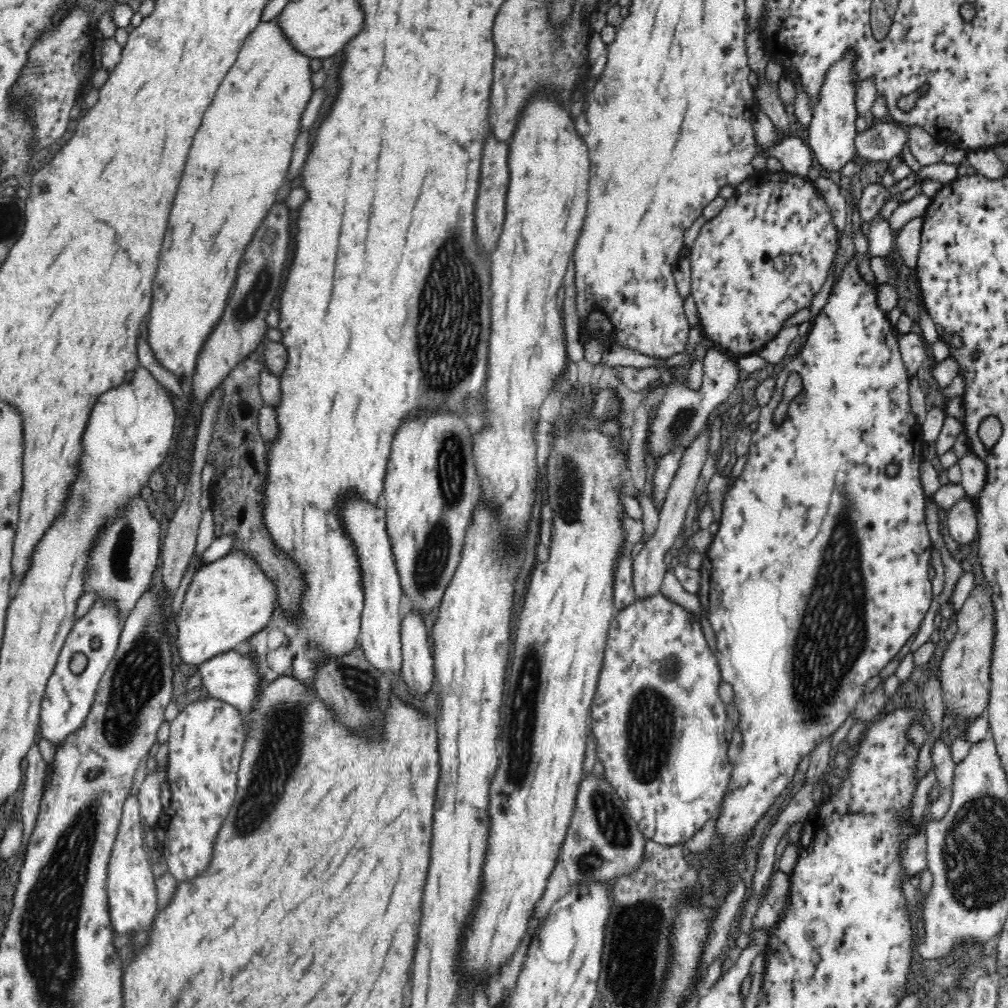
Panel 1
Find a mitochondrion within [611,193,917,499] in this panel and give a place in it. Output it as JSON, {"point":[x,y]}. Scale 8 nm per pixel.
{"point":[684,417]}

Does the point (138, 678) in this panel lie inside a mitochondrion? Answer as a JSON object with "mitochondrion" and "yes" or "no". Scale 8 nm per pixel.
{"mitochondrion":"yes"}

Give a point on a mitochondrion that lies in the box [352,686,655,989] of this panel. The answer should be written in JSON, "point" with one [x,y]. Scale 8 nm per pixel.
{"point":[612,825]}

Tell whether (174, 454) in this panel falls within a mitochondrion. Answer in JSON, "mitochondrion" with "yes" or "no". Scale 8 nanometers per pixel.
{"mitochondrion":"no"}

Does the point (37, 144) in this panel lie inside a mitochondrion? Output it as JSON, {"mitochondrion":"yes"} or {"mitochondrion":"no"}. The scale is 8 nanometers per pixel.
{"mitochondrion":"no"}

